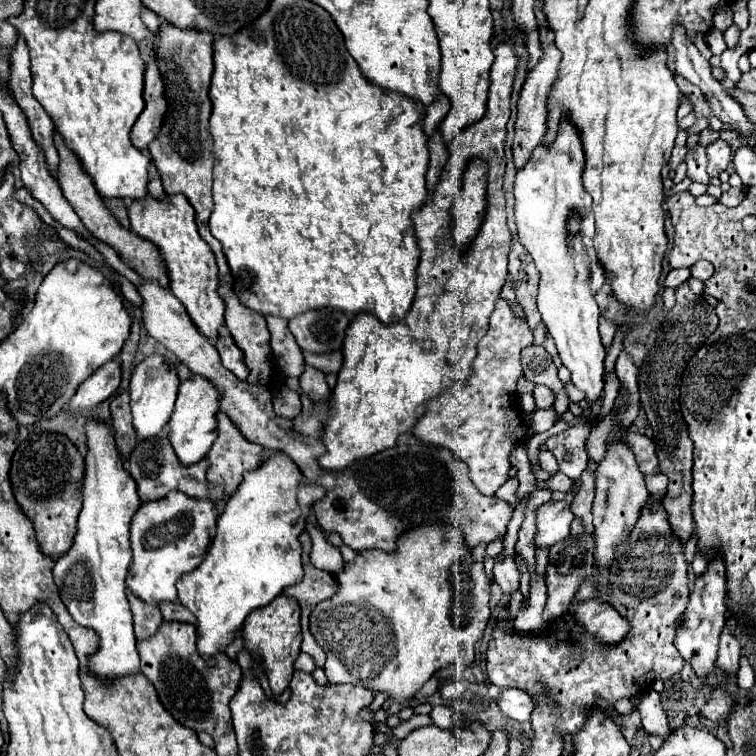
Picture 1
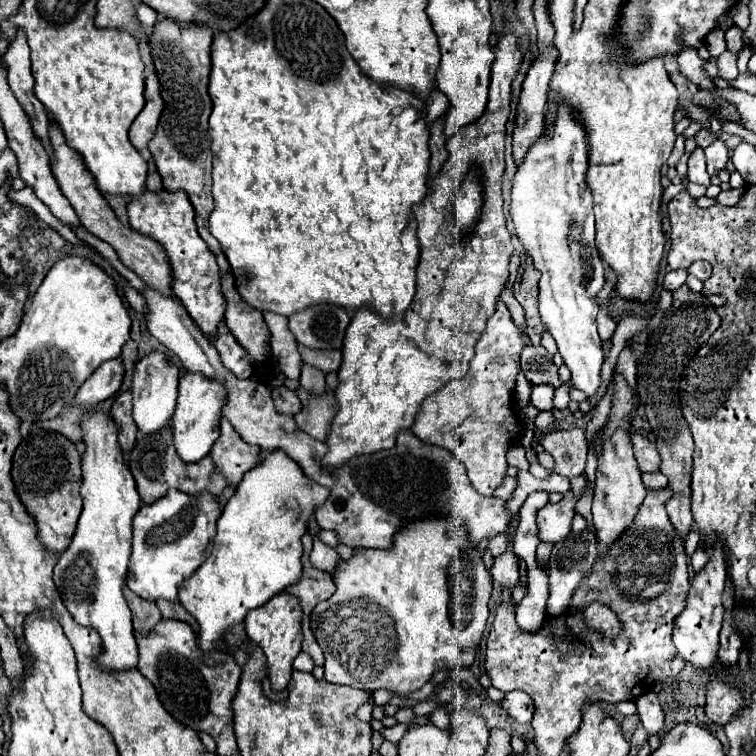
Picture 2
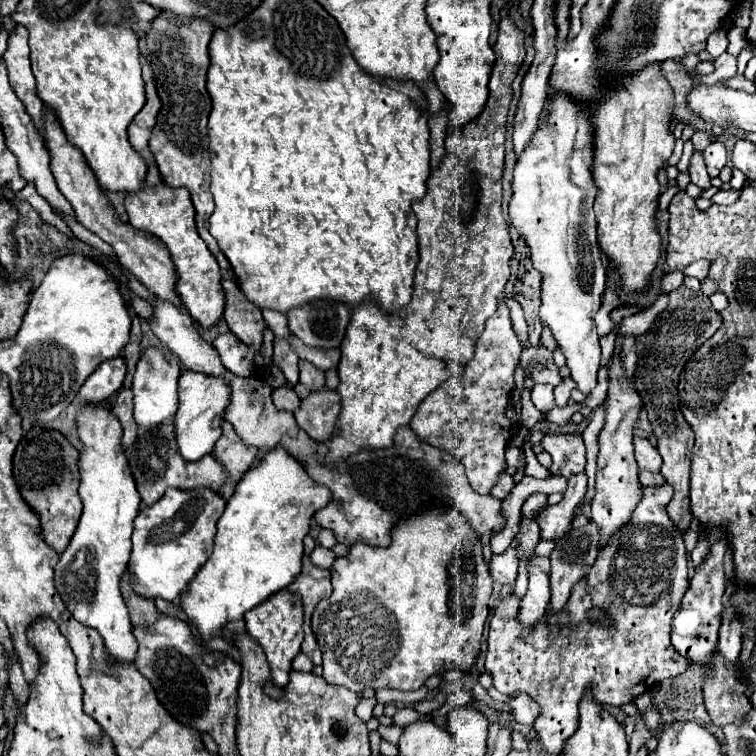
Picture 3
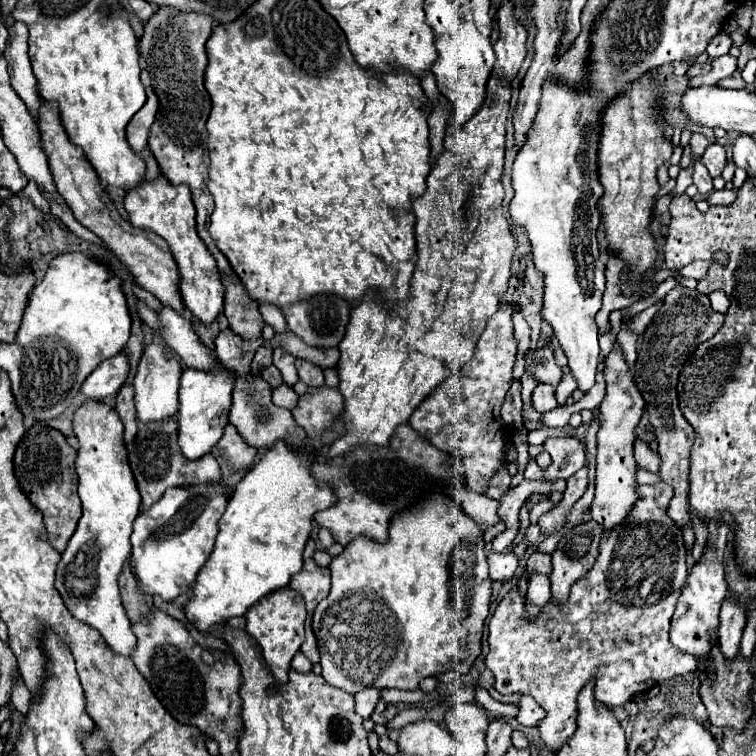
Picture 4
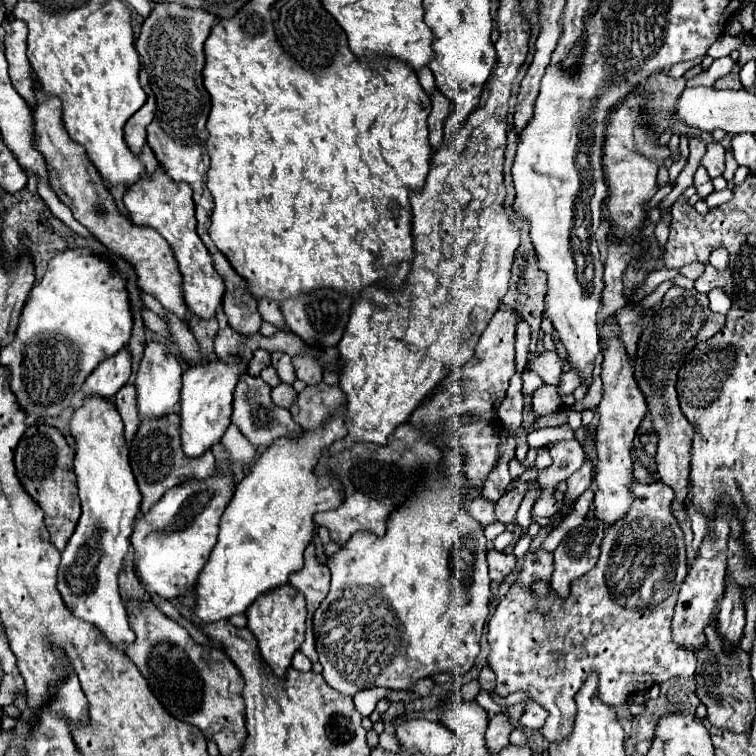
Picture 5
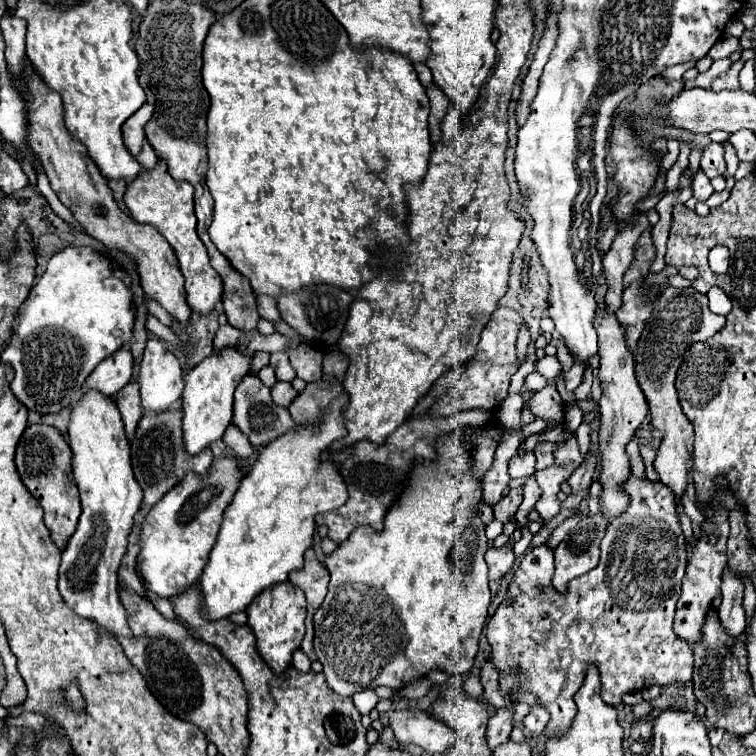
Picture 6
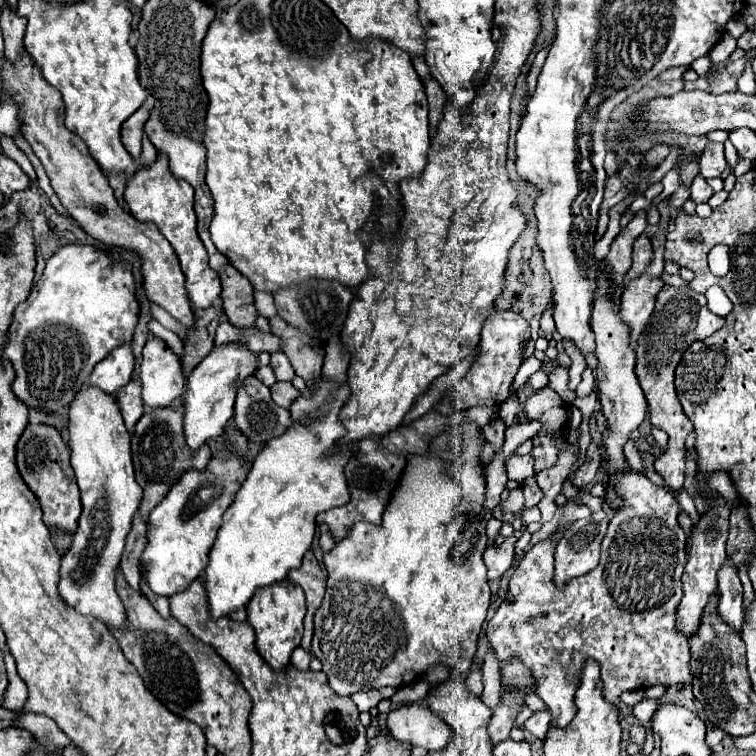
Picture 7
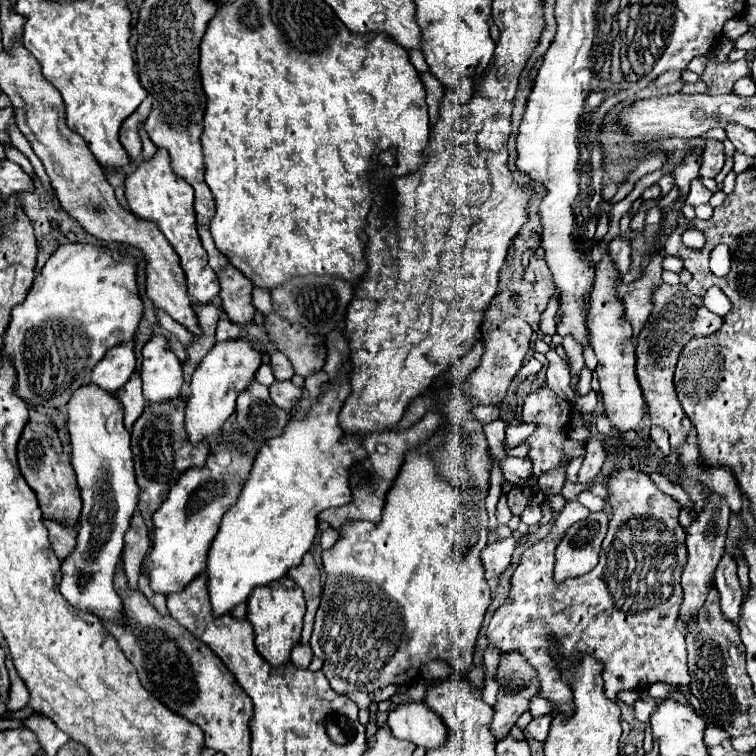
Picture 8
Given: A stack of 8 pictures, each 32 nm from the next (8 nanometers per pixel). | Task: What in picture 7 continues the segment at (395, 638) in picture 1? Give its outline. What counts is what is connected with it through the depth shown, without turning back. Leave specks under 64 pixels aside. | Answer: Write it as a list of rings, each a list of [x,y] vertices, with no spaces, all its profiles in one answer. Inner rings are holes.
[[[454,402],[454,424],[450,428],[450,436],[456,440],[454,444],[458,444],[458,452],[462,452],[462,472],[458,472],[458,468],[454,468],[454,472],[450,472],[450,478],[446,476],[446,472],[442,472],[442,462],[430,462],[430,458],[426,456],[410,456],[410,464],[406,464],[406,472],[402,474],[402,484],[398,484],[398,492],[394,492],[394,500],[390,500],[390,506],[386,506],[386,512],[382,516],[382,524],[374,526],[374,524],[354,524],[354,528],[350,528],[350,532],[346,534],[346,538],[342,538],[340,542],[336,542],[336,546],[330,552],[324,552],[324,568],[328,572],[328,580],[326,580],[326,594],[322,600],[322,606],[318,608],[316,616],[314,616],[314,636],[312,636],[312,654],[322,662],[322,670],[328,676],[328,684],[330,688],[340,694],[340,696],[350,696],[354,692],[360,690],[368,690],[368,688],[382,688],[382,686],[406,686],[412,680],[416,680],[416,676],[420,676],[428,666],[432,664],[448,664],[452,668],[454,676],[466,676],[470,672],[472,666],[472,658],[476,652],[476,640],[478,634],[482,630],[488,606],[490,606],[490,588],[488,588],[488,580],[486,580],[486,566],[482,560],[482,552],[486,548],[486,514],[484,514],[484,492],[486,492],[486,480],[484,480],[484,468],[478,468],[478,452],[482,452],[482,430],[478,424],[474,422],[460,422],[462,414],[466,412],[464,404]]]

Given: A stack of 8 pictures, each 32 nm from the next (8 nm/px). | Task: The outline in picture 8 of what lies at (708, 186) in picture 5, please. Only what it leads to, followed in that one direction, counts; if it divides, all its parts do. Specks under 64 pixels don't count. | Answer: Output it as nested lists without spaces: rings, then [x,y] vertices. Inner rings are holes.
[[[694,180],[694,184],[690,184],[690,194],[686,198],[686,204],[690,204],[692,208],[696,208],[700,204],[708,204],[710,196],[712,196],[712,192],[708,188],[704,188],[700,184],[700,180]]]

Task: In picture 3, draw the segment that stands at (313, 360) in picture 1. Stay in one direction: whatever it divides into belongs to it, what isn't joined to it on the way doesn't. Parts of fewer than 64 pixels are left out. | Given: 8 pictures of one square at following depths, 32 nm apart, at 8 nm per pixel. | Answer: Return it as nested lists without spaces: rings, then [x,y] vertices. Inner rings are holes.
[[[290,336],[290,346],[302,360],[308,360],[310,364],[318,366],[320,370],[332,370],[340,362],[340,350],[338,348],[330,348],[330,350],[310,348],[310,346],[302,344],[302,340],[296,340],[296,336]]]

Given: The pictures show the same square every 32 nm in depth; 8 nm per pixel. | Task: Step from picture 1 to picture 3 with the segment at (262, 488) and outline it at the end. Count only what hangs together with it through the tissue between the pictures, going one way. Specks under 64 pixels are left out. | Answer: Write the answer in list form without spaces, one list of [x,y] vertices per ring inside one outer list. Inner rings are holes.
[[[272,448],[254,468],[250,468],[250,472],[246,472],[246,476],[242,476],[234,496],[226,502],[226,510],[218,520],[212,556],[198,570],[188,592],[182,596],[182,608],[204,640],[222,630],[230,620],[240,620],[250,608],[286,588],[300,574],[304,536],[310,532],[310,518],[328,502],[330,490],[310,480],[306,468],[302,468],[302,464],[298,464],[298,460],[294,460],[294,456],[284,448]]]

